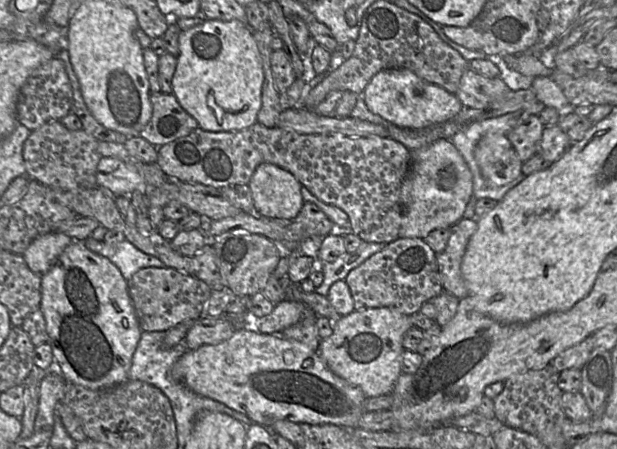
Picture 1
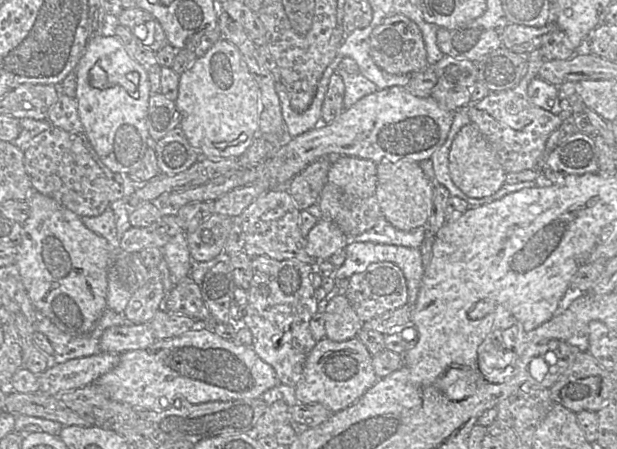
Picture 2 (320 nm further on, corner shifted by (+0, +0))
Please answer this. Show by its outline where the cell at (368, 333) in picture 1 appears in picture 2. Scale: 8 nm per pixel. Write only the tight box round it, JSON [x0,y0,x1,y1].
[295,337,378,413]

